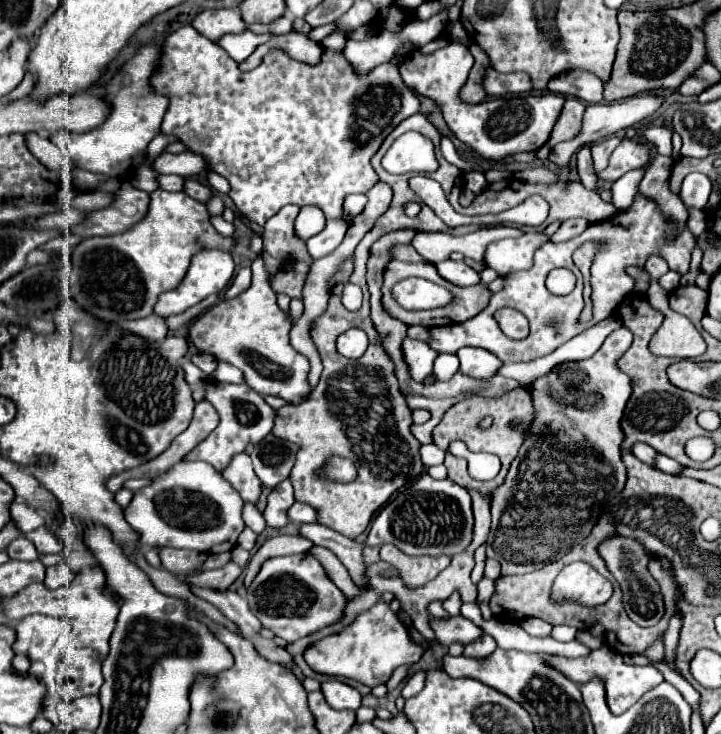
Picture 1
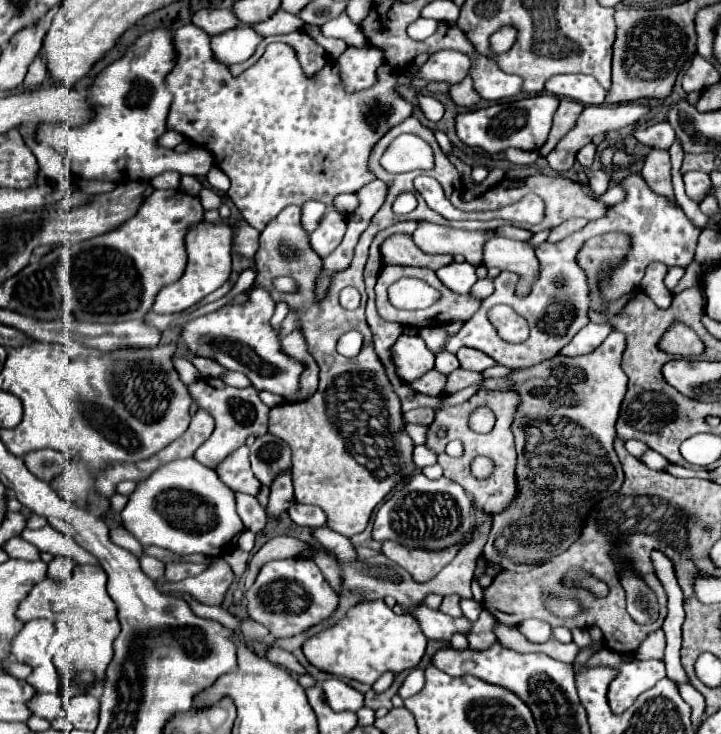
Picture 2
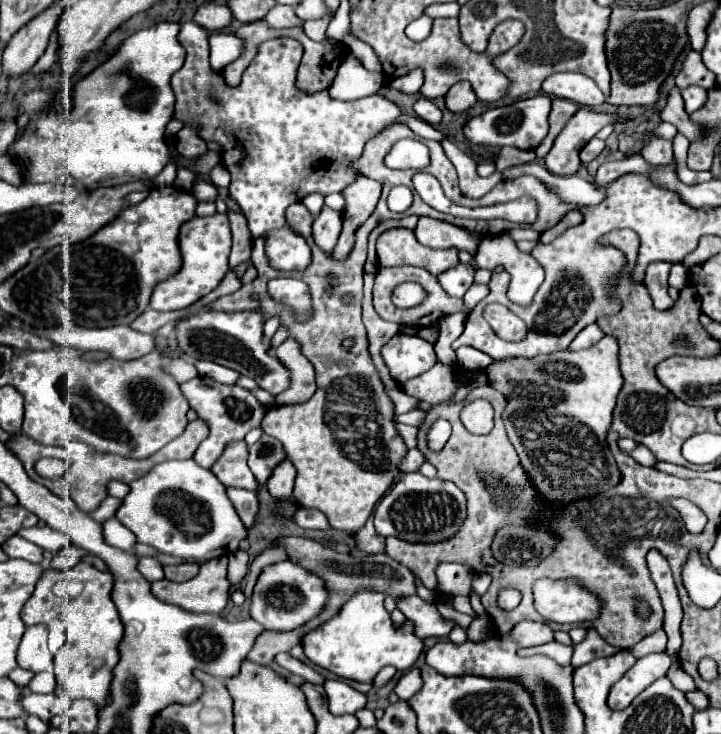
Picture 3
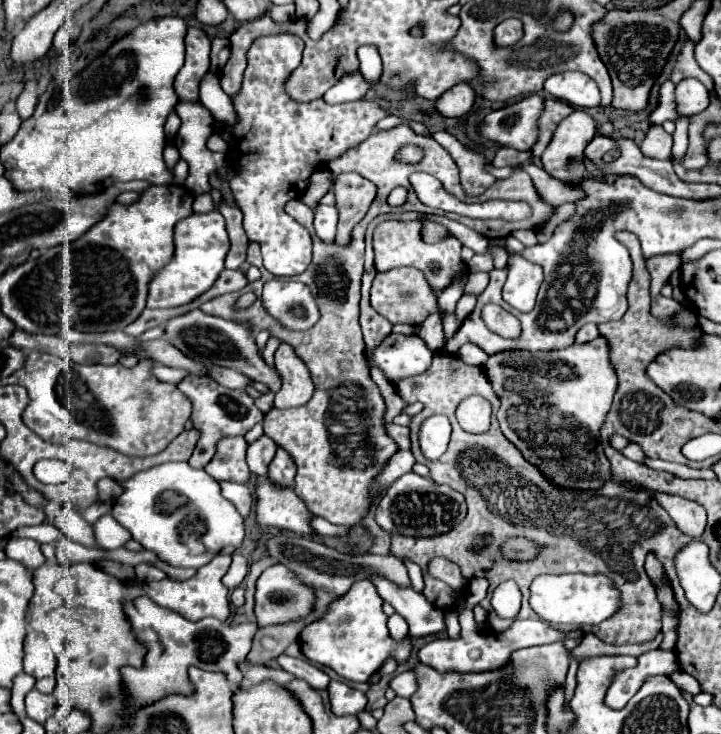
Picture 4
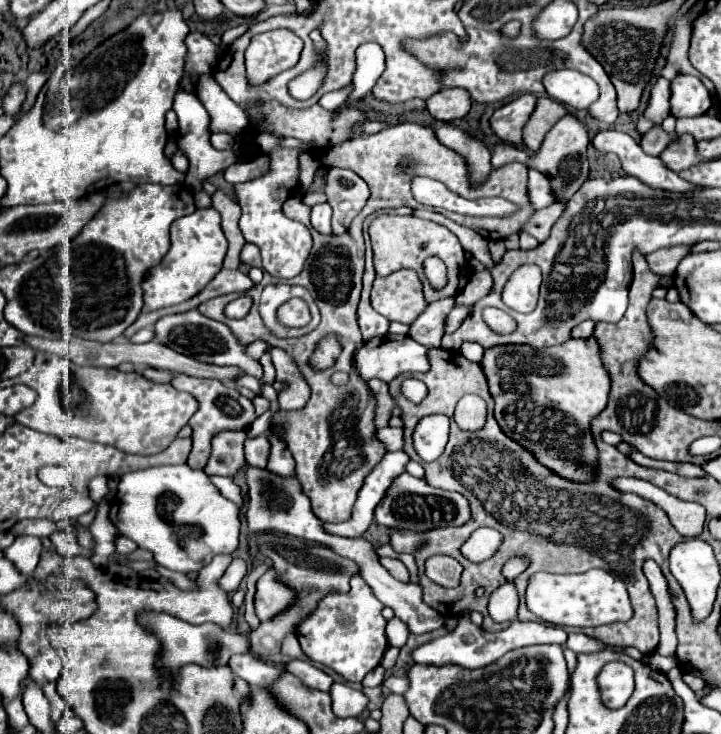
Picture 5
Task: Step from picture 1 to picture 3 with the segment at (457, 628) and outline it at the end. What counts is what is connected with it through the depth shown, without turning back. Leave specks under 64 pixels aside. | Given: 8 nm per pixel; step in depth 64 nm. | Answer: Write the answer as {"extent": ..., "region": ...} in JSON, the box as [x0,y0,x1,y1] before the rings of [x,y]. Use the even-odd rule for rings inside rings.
{"extent":[396,596,456,638],"region":[[[418,596],[400,598],[396,602],[398,602],[398,608],[402,610],[402,614],[406,618],[412,618],[412,622],[416,626],[416,634],[420,638],[430,638],[430,636],[448,638],[450,630],[456,626],[454,620],[442,618],[434,604],[428,604]]]}

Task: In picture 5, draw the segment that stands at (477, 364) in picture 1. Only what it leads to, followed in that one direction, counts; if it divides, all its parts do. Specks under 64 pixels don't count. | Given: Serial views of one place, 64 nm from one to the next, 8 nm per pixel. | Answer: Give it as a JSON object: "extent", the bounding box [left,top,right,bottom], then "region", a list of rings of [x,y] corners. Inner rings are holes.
{"extent":[460,342,484,364],"region":[[[464,342],[462,348],[460,348],[460,354],[462,354],[466,360],[470,360],[470,362],[480,364],[480,360],[482,360],[482,356],[484,356],[484,348],[480,348],[480,344],[476,344],[476,342]]]}

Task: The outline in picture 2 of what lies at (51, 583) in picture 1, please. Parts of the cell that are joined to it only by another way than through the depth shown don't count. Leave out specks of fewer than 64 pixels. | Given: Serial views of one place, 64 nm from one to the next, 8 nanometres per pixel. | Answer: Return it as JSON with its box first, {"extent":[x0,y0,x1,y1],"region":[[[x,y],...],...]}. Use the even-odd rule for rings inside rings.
{"extent":[48,556,74,584],"region":[[[56,556],[50,564],[48,564],[48,578],[58,582],[58,584],[64,584],[72,578],[72,568],[74,568],[74,562],[70,558],[64,558],[64,556]]]}

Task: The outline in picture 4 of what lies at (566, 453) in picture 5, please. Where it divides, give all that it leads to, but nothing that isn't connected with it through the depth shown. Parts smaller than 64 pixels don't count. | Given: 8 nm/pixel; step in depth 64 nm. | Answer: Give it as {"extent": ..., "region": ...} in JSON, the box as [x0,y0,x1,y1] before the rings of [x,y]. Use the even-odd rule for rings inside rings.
{"extent":[486,336,616,490],"region":[[[600,336],[588,344],[572,344],[552,352],[500,352],[488,358],[486,376],[500,396],[500,428],[520,448],[520,454],[536,466],[546,480],[570,490],[596,490],[610,480],[610,464],[600,442],[600,428],[616,392],[616,372],[610,362],[608,342]]]}

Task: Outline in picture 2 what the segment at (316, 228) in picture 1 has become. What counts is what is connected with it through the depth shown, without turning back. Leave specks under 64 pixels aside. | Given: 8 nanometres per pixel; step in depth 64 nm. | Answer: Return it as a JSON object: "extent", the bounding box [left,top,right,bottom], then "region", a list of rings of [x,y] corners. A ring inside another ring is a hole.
{"extent":[302,202,326,232],"region":[[[306,202],[306,210],[302,208],[302,226],[306,232],[312,232],[318,228],[320,220],[324,218],[324,212],[326,212],[326,206],[320,204],[320,202]]]}

